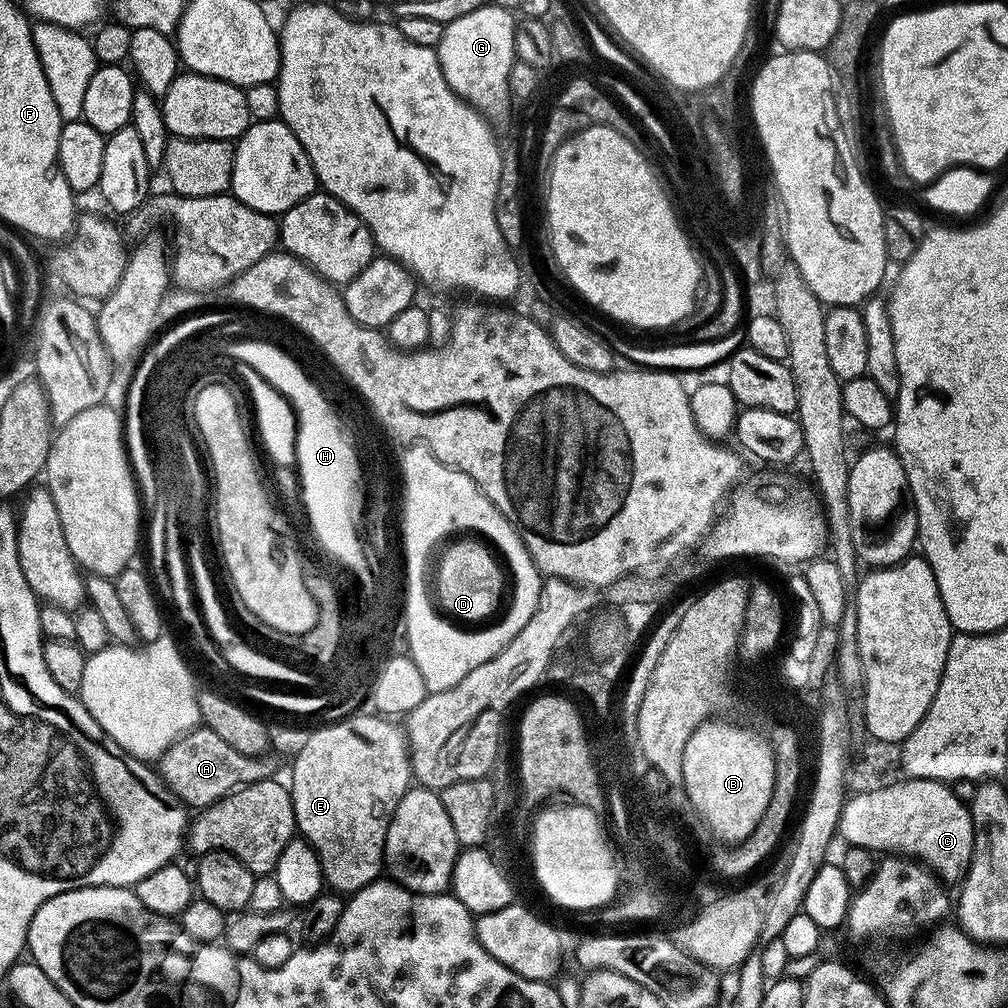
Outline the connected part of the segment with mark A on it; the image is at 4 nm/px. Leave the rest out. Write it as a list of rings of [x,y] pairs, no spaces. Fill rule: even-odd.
[[[202,726],[177,740],[161,757],[160,766],[173,790],[184,798],[183,803],[201,808],[208,807],[239,786],[271,779],[275,775],[276,762],[268,755],[244,755],[214,731]]]

